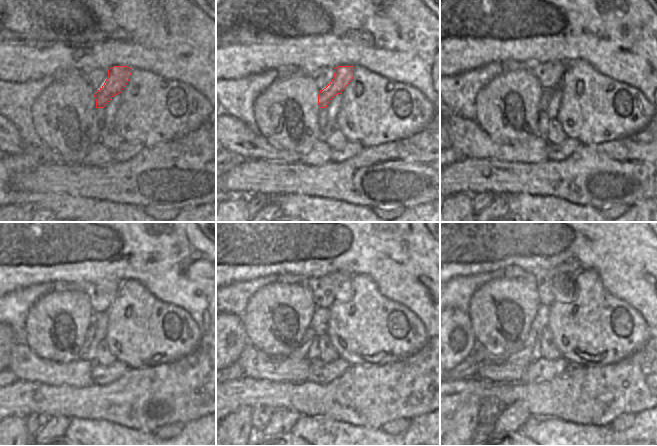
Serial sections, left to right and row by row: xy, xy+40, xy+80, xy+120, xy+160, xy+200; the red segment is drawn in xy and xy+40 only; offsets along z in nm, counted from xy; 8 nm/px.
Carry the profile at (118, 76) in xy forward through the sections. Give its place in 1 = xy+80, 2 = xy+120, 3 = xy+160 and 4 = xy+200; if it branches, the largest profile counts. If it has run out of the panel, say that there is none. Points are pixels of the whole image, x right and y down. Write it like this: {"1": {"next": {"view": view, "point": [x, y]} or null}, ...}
{"1": {"next": {"view": "xy+80", "point": [546, 93]}}, "2": {"next": {"view": "xy+120", "point": [89, 335]}}, "3": {"next": {"view": "xy+160", "point": [301, 352]}}, "4": {"next": {"view": "xy+200", "point": [480, 356]}}}

